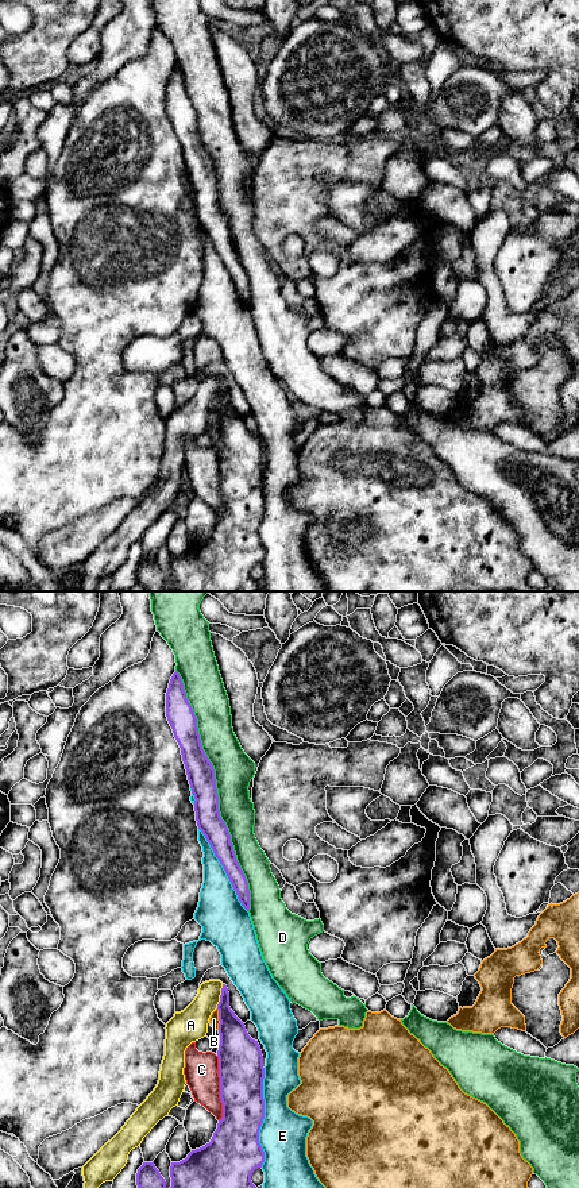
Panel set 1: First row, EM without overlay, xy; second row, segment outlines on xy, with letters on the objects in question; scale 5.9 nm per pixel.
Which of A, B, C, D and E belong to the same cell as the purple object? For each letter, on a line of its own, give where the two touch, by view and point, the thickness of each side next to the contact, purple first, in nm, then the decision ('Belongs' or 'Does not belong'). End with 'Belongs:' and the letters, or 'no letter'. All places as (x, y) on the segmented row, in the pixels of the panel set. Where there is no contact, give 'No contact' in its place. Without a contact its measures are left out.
A: Touches purple at xy (220, 996). Thickness 160 nm (purple) against 200 nm. Does not belong
B: Touches purple at xy (219, 1019). Thickness 260 nm (purple) against 60 nm. Does not belong
C: Touches purple at xy (220, 1088). Thickness 280 nm (purple) against 200 nm. Does not belong
D: Touches purple at xy (216, 790). Thickness 160 nm (purple) against 240 nm. Does not belong
E: Touches purple at xy (263, 1118). Thickness 300 nm (purple) against 280 nm. Does not belong
Belongs: no letter

